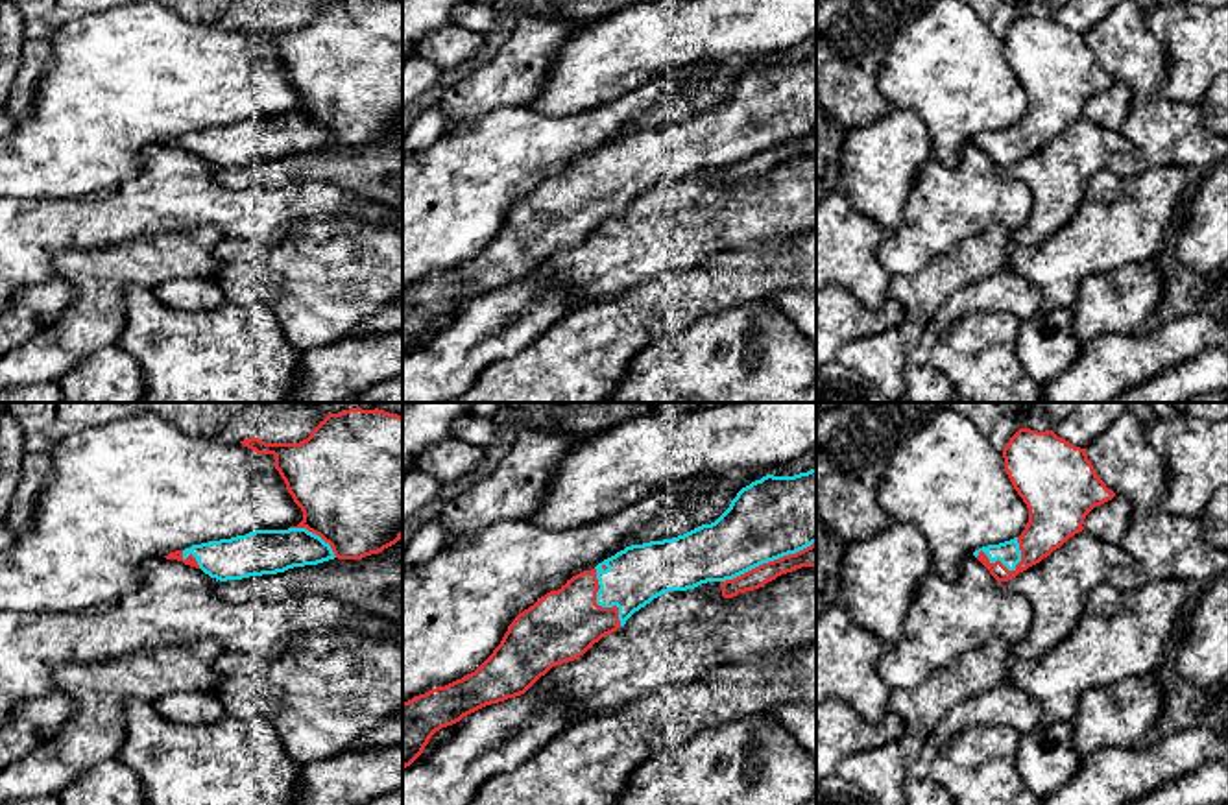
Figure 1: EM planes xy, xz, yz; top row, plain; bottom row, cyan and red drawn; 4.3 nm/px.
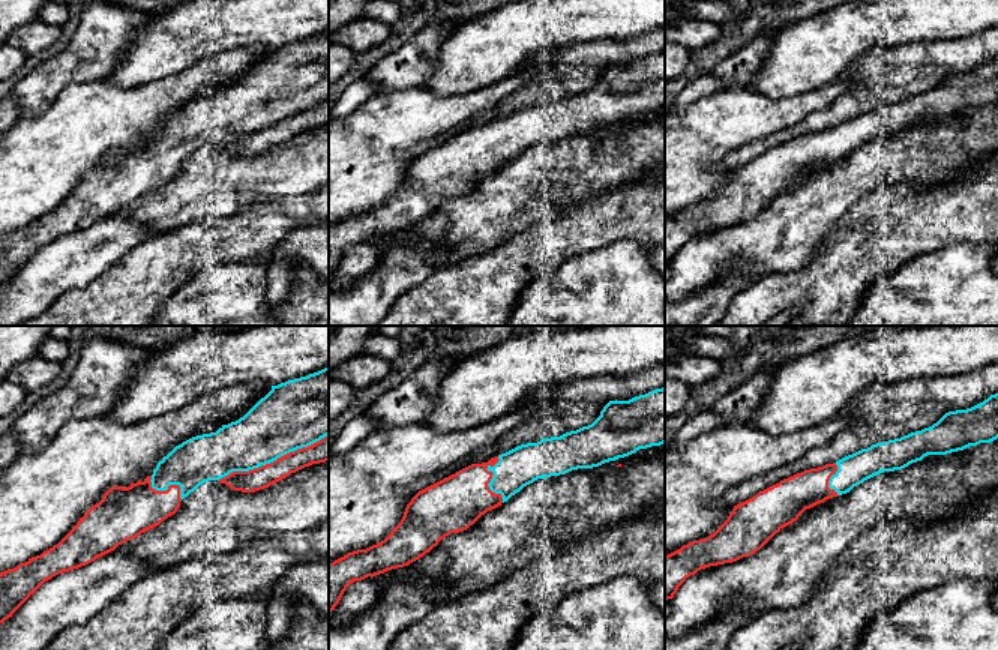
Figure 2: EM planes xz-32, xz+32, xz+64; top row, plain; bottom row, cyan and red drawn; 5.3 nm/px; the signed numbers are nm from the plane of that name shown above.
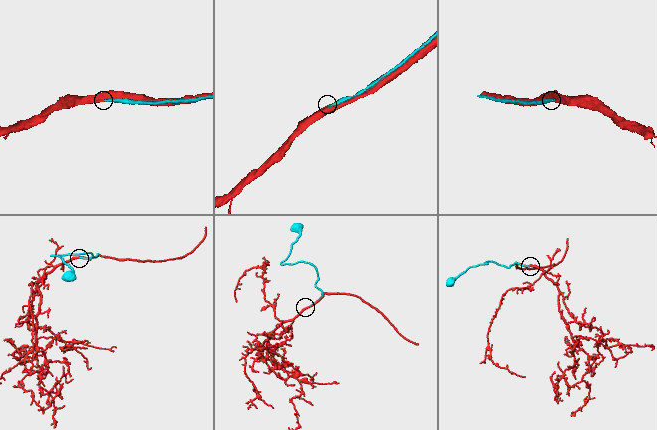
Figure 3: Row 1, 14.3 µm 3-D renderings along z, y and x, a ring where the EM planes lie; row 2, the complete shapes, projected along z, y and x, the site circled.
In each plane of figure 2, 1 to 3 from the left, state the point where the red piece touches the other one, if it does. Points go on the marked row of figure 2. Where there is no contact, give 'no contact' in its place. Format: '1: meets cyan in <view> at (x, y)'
1: meets cyan in xz-32 at (272, 461)
2: meets cyan in xz+32 at (491, 479)
3: meets cyan in xz+64 at (830, 479)

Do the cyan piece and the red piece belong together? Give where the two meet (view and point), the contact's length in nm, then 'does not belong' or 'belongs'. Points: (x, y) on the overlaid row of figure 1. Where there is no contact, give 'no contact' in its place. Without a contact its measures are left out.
meets cyan in xz at (767, 562); contact 460 nm long; belongs

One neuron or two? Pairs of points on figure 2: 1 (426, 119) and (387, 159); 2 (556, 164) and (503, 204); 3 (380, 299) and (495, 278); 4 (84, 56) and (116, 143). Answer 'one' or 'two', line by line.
1: one
2: one
3: two
4: two

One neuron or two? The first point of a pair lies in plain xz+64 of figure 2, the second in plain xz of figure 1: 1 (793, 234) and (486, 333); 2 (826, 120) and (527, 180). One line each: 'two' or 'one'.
1: two
2: two

